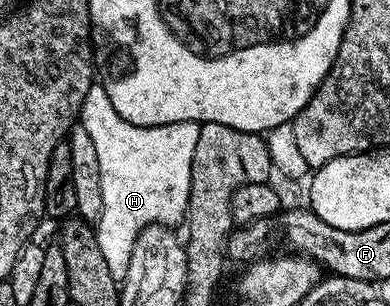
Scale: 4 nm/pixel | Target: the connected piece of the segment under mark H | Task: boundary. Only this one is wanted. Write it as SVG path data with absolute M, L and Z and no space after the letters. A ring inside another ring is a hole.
M94 84L84 98L81 125L97 147L101 168L101 216L94 223L97 244L115 281L127 278L133 244L146 226L178 227L184 221L191 187L193 148L197 148L200 123L178 122L160 126L134 126L117 116L102 84Z

